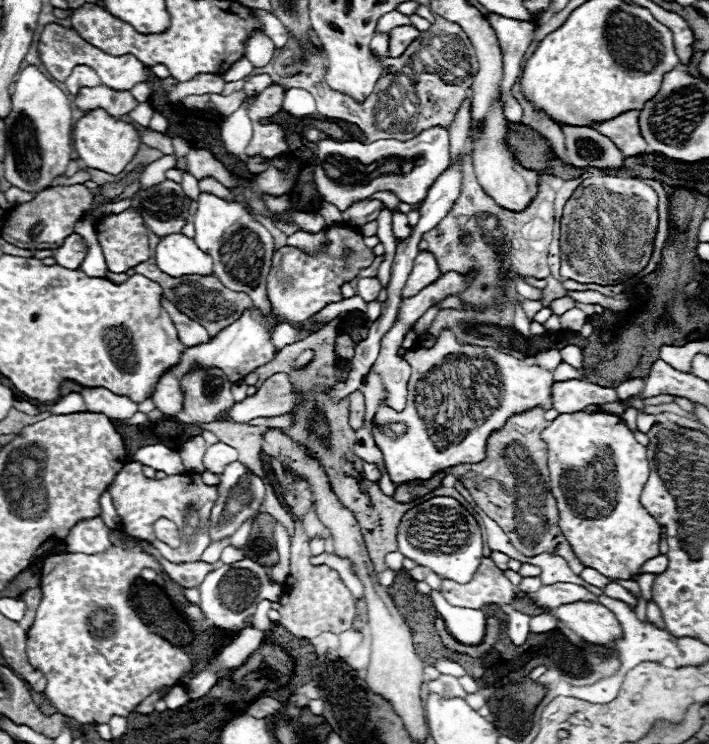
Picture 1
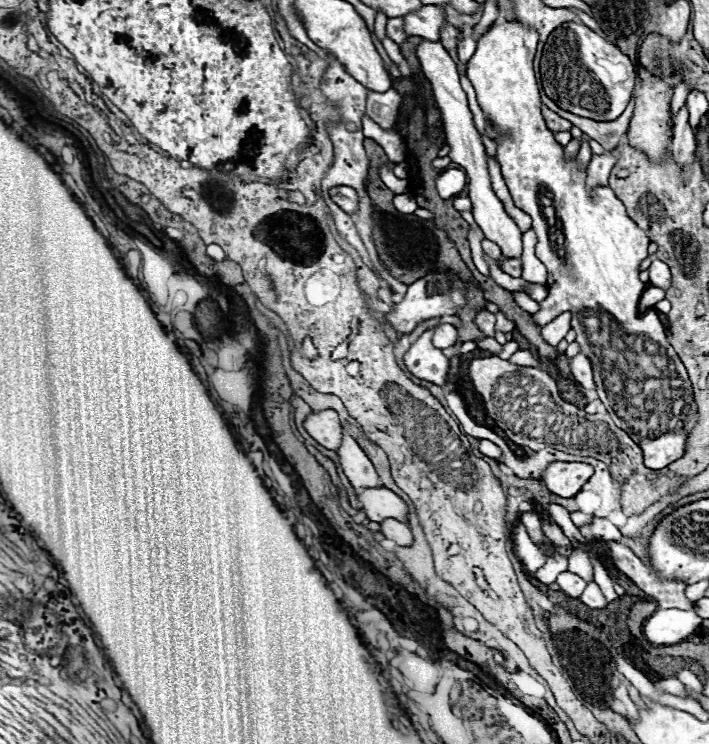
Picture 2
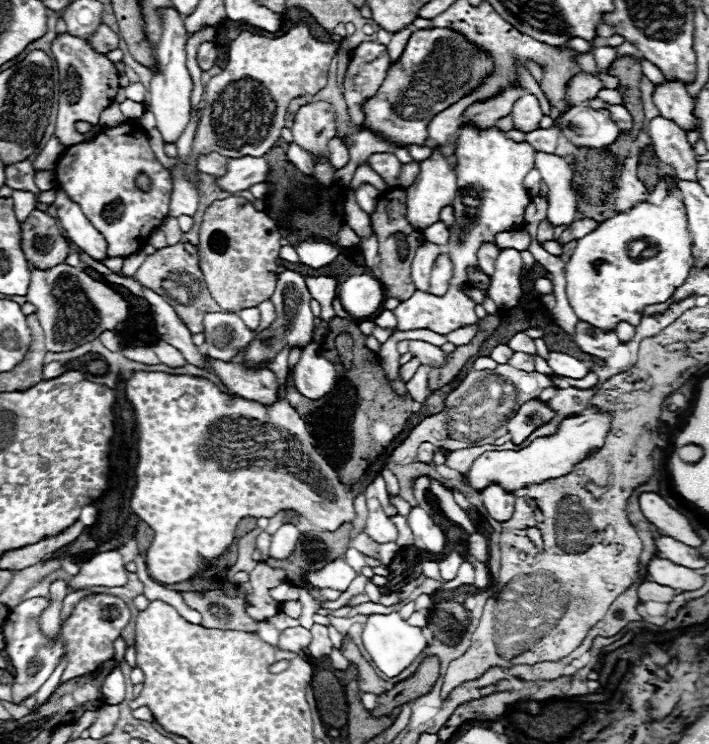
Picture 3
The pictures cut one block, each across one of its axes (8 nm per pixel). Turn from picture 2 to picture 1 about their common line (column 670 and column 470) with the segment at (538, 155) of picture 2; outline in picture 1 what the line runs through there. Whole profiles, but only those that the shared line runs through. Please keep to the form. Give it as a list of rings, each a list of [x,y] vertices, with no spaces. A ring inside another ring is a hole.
[[[444,330],[436,344],[426,350],[424,346],[416,344],[414,348],[406,350],[404,360],[412,366],[412,376],[408,380],[408,400],[402,412],[394,412],[388,406],[380,406],[372,424],[372,438],[376,446],[384,454],[384,468],[390,474],[396,486],[412,482],[412,480],[430,480],[436,472],[442,472],[456,464],[476,464],[482,462],[486,456],[486,438],[496,428],[502,428],[504,422],[524,408],[542,406],[546,410],[552,408],[552,386],[554,378],[552,372],[528,364],[528,360],[520,352],[498,352],[494,348],[480,348],[480,346],[460,346],[450,330]],[[402,422],[406,432],[396,436],[390,430],[390,424]]]

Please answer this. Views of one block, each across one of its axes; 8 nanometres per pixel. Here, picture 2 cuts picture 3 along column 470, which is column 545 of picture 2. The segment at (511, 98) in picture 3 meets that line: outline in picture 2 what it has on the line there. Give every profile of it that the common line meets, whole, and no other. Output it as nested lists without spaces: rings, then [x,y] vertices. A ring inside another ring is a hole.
[[[542,104],[542,114],[544,114],[544,120],[546,120],[546,126],[552,130],[552,132],[566,132],[572,128],[572,124],[564,118],[560,118],[556,112],[548,110],[544,104]]]

